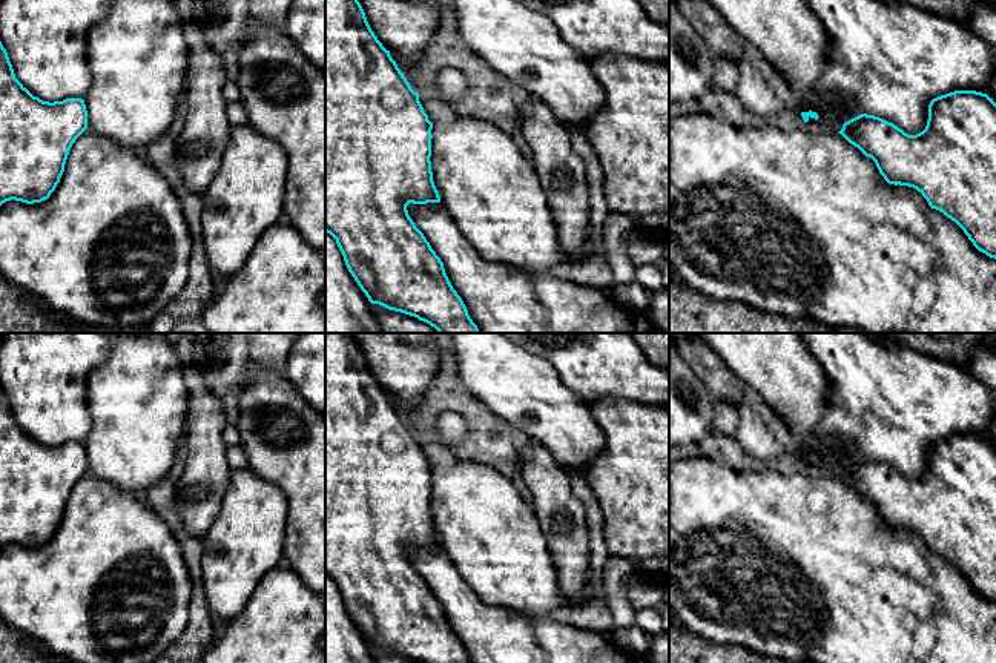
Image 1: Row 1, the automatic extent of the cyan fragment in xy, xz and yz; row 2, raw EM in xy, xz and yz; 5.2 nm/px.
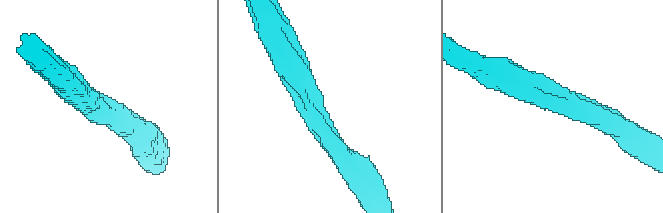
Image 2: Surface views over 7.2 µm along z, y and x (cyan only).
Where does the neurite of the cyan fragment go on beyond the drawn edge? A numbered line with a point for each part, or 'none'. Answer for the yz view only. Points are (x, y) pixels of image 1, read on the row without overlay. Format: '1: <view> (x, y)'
none

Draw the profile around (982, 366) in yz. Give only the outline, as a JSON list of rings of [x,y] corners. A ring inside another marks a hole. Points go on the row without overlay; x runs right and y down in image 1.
[[[978,345],[964,368],[996,394],[996,350]]]

